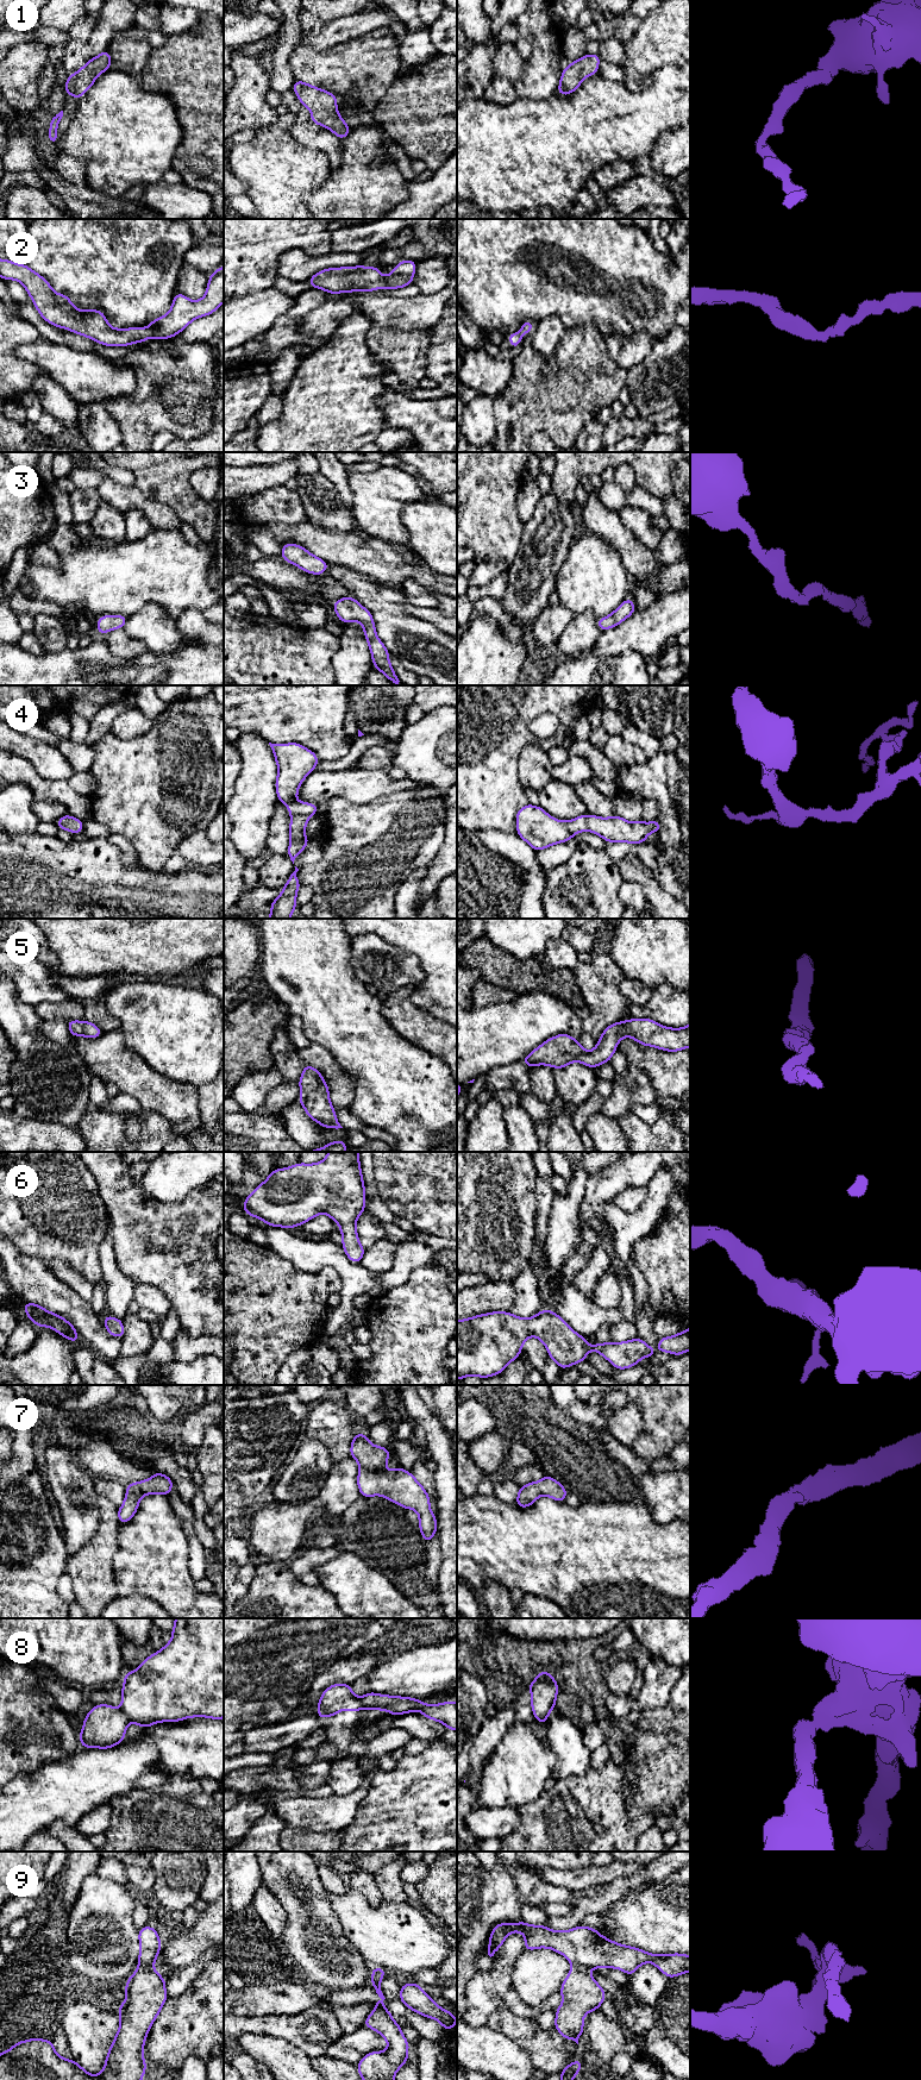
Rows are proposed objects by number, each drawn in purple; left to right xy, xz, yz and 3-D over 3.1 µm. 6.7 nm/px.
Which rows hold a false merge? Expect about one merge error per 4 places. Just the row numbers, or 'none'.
8, 9

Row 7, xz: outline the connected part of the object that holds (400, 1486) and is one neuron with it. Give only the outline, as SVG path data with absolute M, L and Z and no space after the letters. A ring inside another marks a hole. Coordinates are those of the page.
M355 1434L350 1456L359 1465L357 1485L361 1496L383 1496L403 1509L415 1510L421 1536L427 1543L437 1534L437 1517L430 1508L431 1497L412 1472L402 1470L400 1465L390 1471L383 1467L389 1454L389 1448L371 1445L366 1434Z

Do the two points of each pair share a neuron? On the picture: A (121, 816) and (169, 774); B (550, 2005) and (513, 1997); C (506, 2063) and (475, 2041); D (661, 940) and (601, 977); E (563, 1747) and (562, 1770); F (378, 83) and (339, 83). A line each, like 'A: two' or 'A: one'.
A: one
B: one
C: one
D: two
E: one
F: one

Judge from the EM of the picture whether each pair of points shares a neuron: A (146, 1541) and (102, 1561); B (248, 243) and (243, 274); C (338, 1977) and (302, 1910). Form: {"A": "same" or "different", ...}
{"A": "different", "B": "same", "C": "same"}

